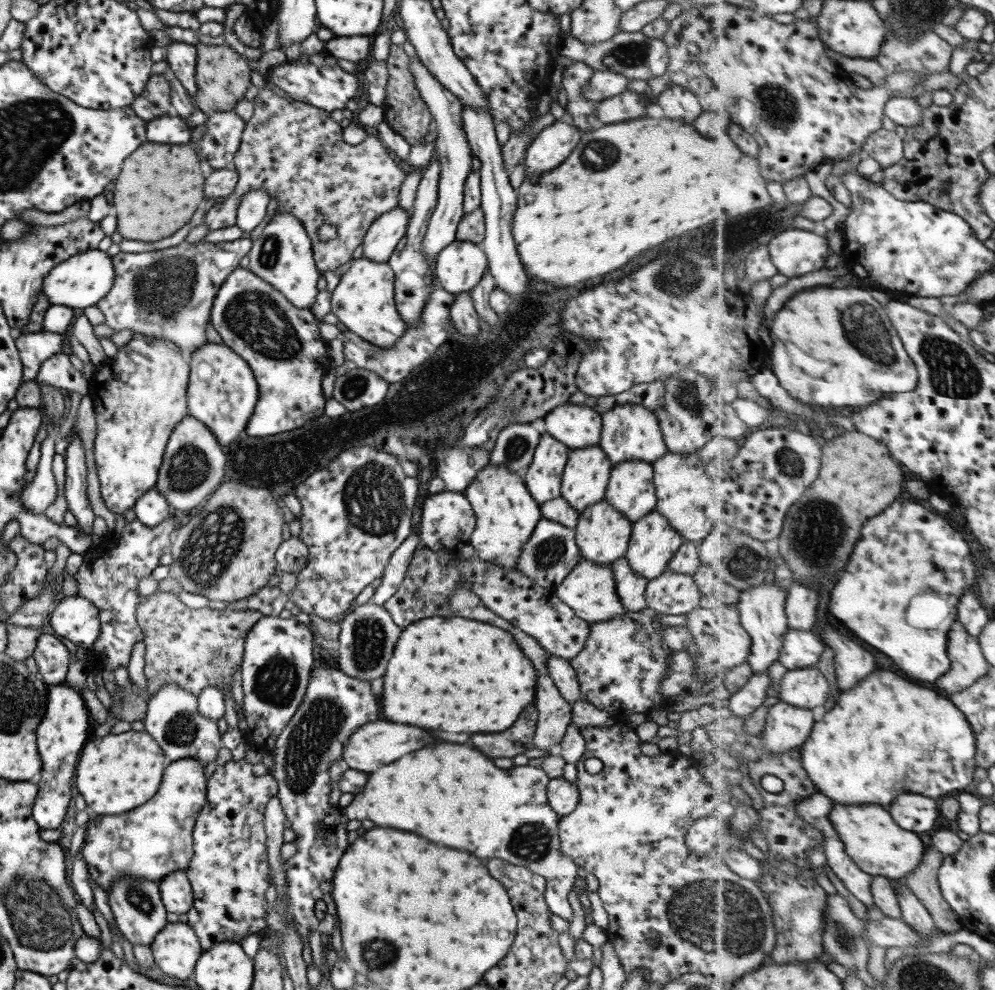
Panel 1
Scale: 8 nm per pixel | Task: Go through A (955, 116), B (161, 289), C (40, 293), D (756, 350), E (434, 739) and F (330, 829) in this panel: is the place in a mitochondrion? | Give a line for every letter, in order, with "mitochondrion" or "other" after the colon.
A: other
B: mitochondrion
C: other
D: other
E: other
F: other

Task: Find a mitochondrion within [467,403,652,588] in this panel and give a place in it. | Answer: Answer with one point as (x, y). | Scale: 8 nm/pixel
(550, 551)

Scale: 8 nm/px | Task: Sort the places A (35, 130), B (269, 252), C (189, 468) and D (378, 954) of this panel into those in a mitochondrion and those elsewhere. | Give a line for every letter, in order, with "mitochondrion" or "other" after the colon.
A: mitochondrion
B: mitochondrion
C: mitochondrion
D: mitochondrion

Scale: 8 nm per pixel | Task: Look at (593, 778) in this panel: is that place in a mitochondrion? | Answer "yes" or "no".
no

